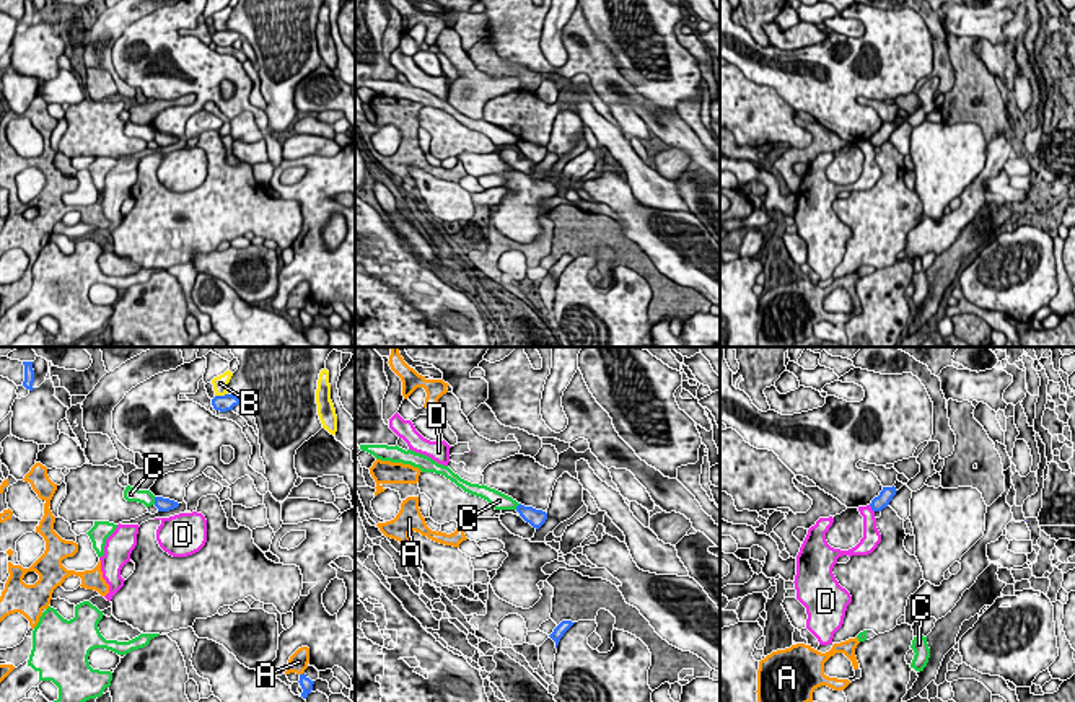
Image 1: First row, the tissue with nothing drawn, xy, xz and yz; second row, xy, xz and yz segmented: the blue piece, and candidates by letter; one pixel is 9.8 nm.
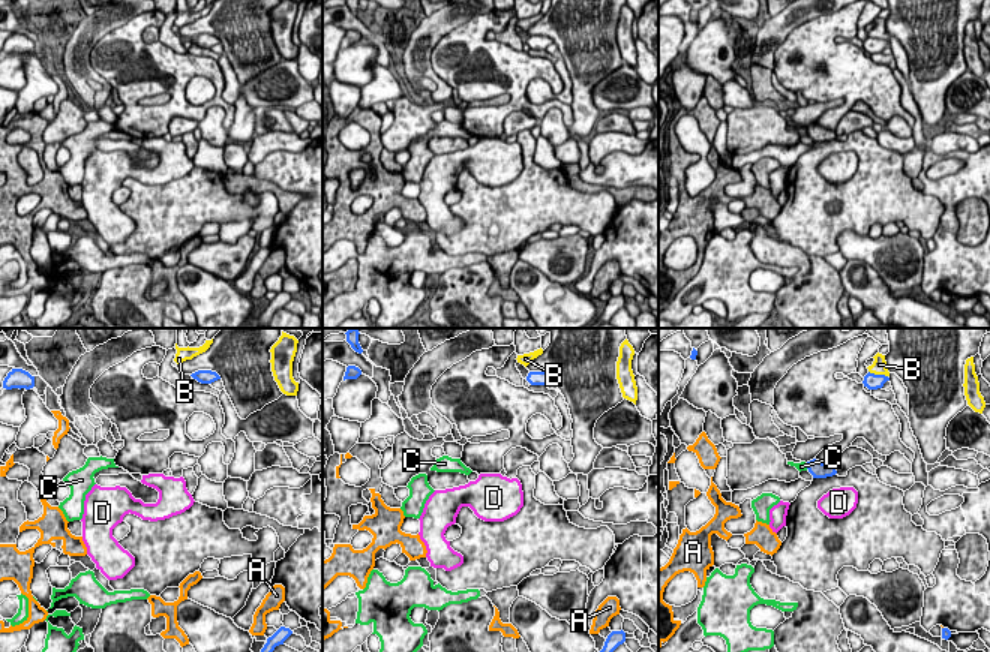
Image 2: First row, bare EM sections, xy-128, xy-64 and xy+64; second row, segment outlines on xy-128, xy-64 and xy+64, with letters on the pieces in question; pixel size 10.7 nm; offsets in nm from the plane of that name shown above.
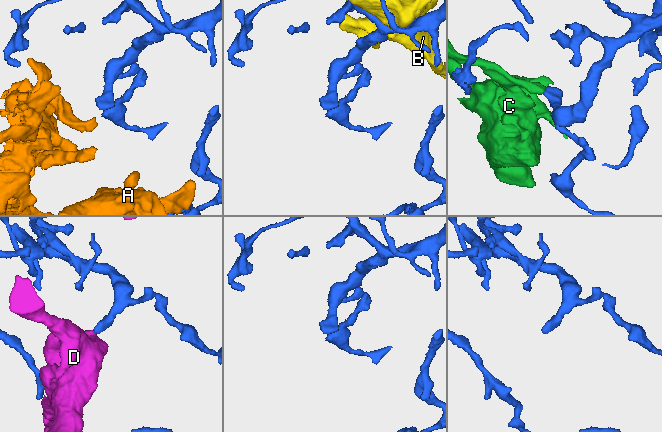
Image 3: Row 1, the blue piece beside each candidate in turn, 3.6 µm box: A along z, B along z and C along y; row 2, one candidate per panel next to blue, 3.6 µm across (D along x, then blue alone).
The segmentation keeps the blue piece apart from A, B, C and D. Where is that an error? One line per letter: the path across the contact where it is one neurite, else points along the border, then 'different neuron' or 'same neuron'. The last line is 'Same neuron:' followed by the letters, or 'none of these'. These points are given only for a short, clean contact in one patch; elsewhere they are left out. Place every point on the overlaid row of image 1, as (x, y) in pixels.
A: along xy (303, 671), (300, 675) | different neuron
B: different neuron
C: along xy (153, 497), (155, 504) | different neuron
D: along yz (868, 505), (873, 512) | different neuron
Same neuron: none of these

